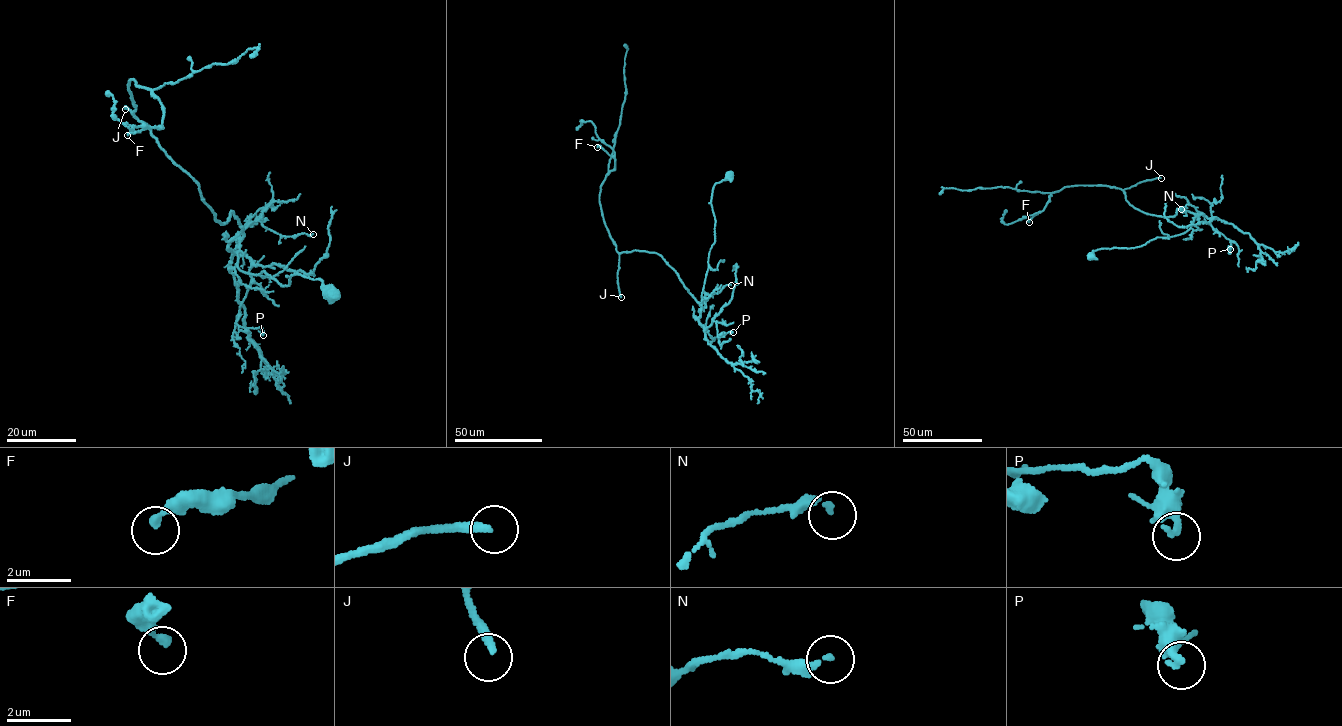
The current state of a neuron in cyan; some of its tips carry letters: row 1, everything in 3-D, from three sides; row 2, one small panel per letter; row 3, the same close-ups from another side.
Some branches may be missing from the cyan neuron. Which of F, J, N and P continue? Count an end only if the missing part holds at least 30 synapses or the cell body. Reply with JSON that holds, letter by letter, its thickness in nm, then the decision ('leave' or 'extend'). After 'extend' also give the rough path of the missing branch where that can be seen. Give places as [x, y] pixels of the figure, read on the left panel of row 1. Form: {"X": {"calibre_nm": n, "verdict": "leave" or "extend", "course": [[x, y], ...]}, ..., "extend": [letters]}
{"F": {"calibre_nm": 240, "verdict": "leave"}, "J": {"calibre_nm": 260, "verdict": "extend", "course": [[125, 109], [101, 146], [71, 149], [22, 182], [11, 154], [13, 96]]}, "N": {"calibre_nm": 160, "verdict": "leave"}, "P": {"calibre_nm": 360, "verdict": "leave"}, "extend": ["J"]}

